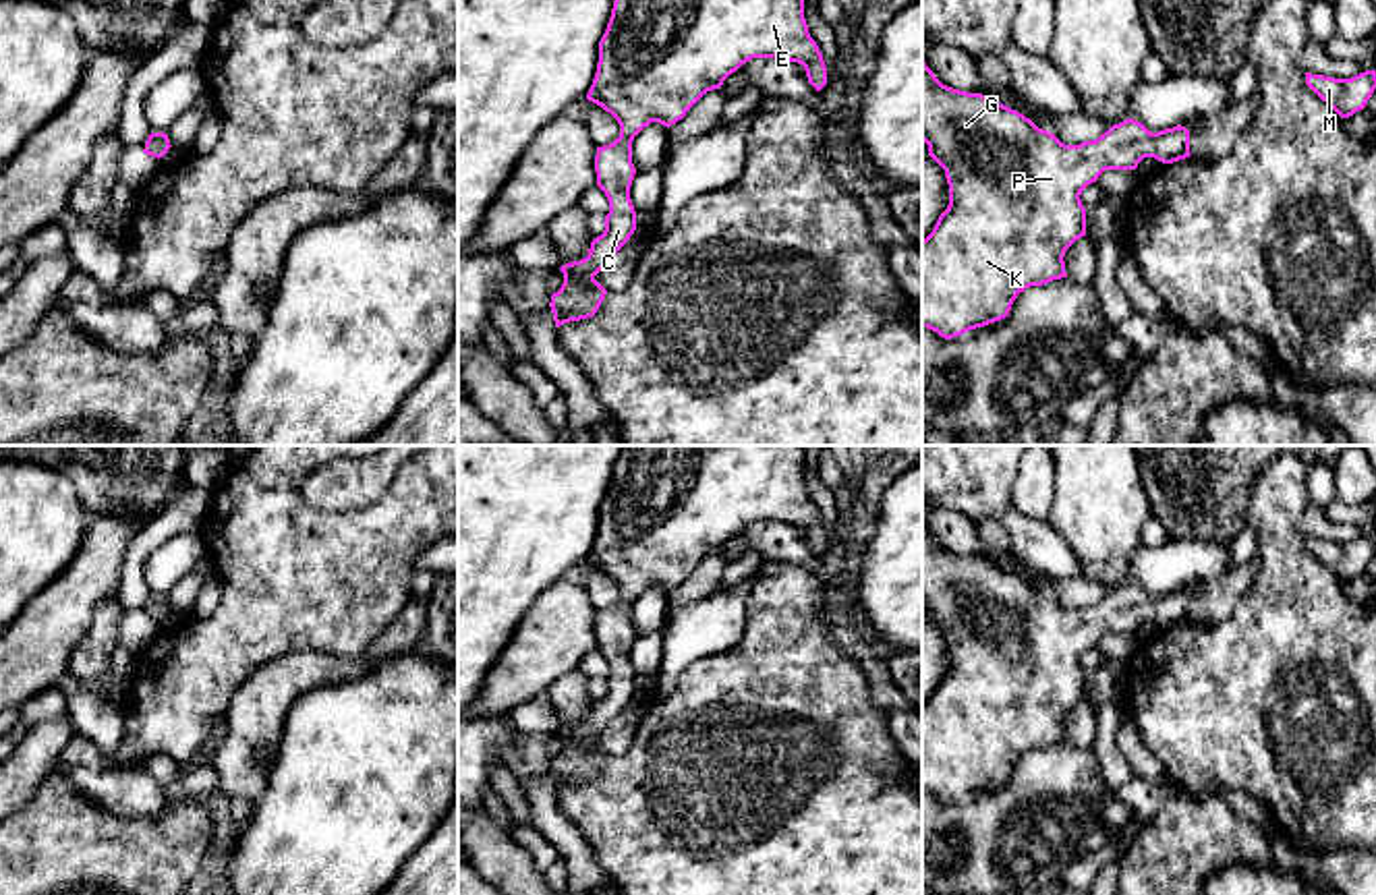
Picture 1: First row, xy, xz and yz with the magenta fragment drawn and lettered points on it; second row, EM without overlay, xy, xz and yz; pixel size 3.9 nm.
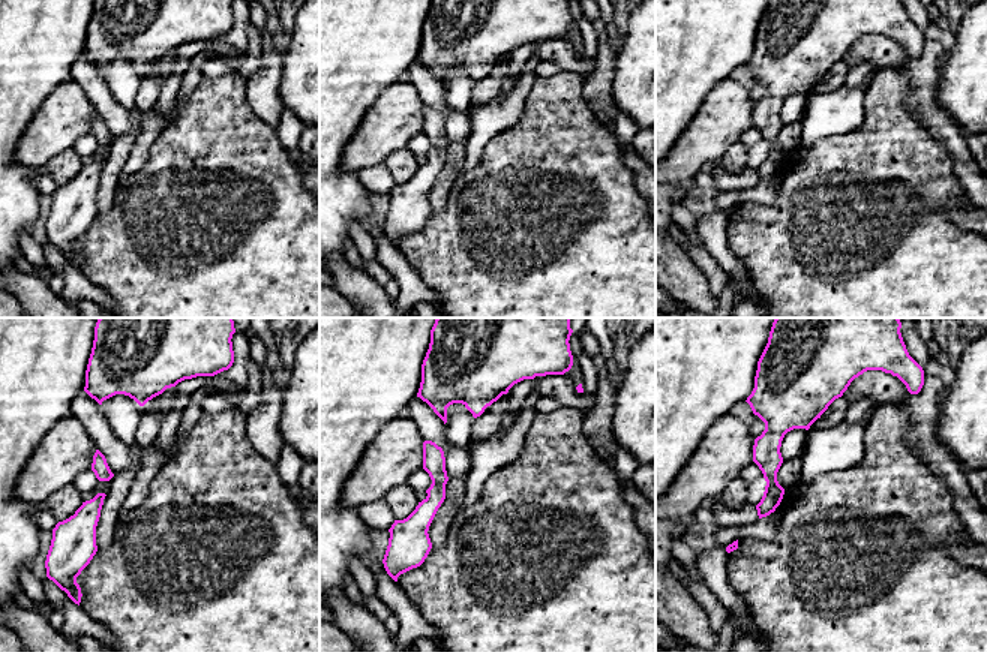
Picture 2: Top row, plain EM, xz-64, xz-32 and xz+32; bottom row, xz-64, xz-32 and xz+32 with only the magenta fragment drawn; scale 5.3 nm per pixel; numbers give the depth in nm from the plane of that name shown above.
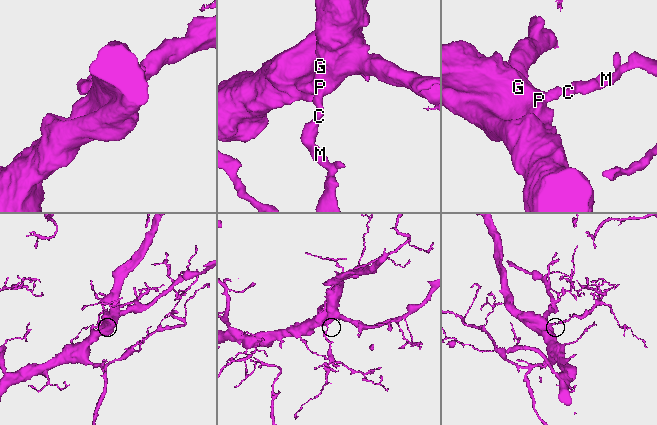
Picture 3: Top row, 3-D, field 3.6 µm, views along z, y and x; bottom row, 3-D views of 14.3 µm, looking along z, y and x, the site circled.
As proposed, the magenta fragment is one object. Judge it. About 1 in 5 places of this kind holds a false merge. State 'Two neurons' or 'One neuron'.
One neuron

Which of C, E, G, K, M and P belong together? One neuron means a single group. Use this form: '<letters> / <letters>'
C E G K M P

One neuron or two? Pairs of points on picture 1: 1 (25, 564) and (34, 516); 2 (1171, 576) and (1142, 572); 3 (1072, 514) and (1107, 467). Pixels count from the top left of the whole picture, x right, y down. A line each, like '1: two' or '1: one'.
1: one
2: one
3: one

